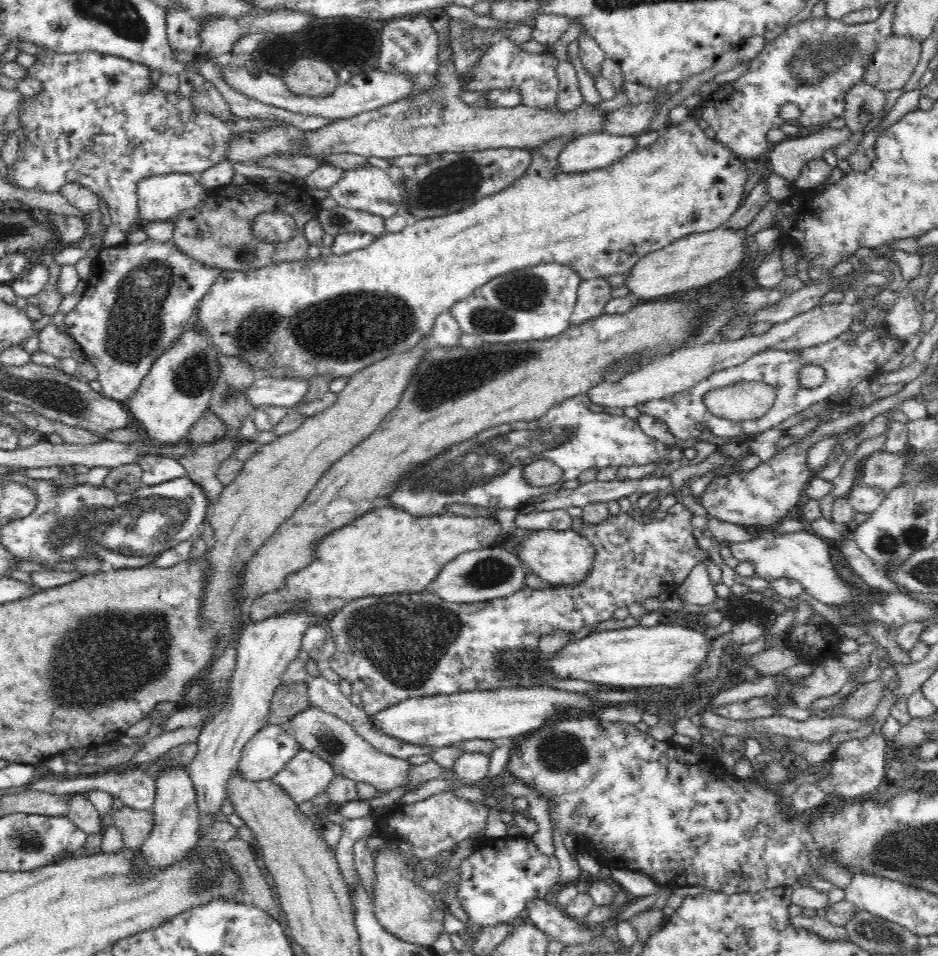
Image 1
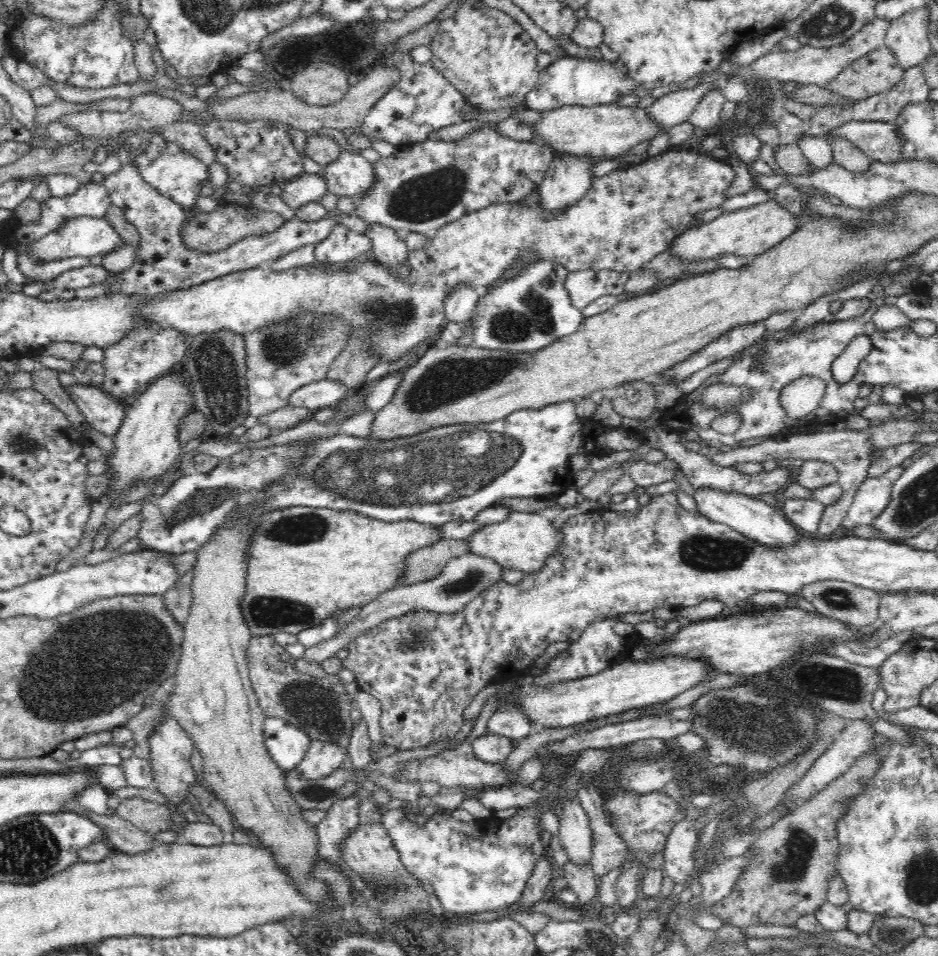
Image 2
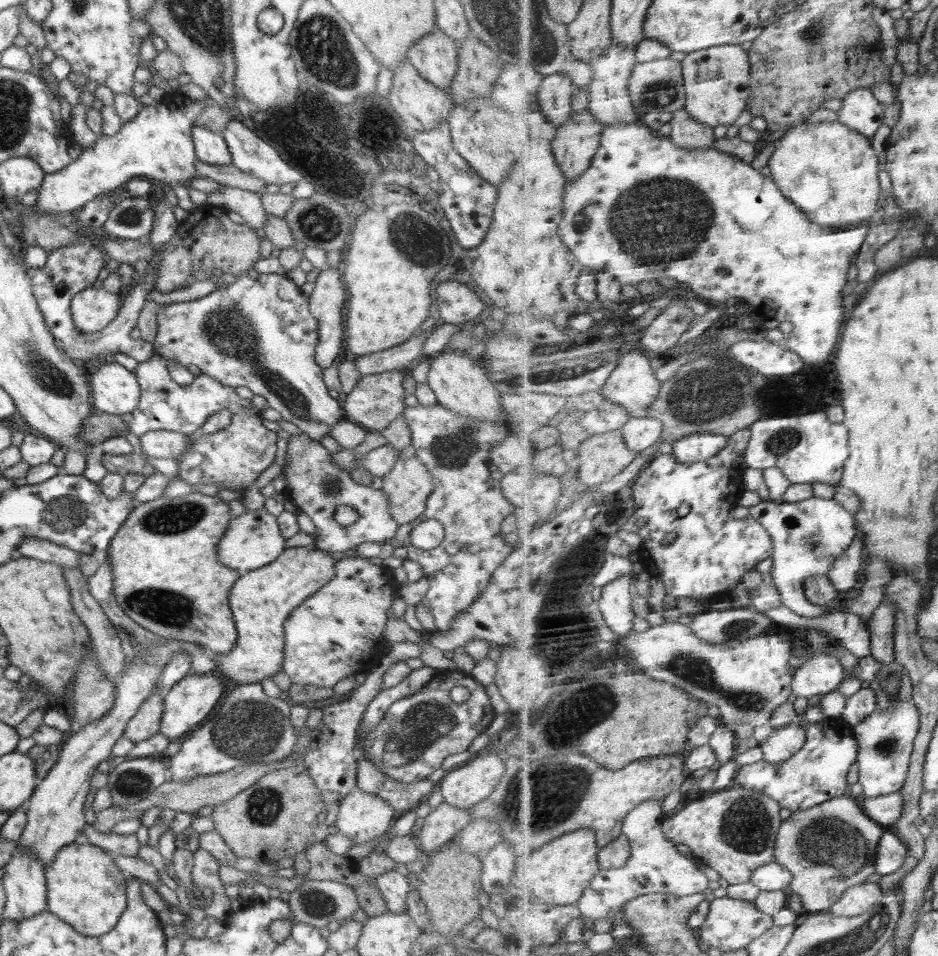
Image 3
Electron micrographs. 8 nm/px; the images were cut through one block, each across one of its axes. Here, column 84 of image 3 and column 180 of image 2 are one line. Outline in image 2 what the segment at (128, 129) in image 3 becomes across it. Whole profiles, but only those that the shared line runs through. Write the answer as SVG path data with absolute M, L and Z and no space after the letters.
M183 150L176 154L163 152L151 164L139 167L138 171L148 185L170 197L185 210L195 208L202 182L209 178L205 163Z

